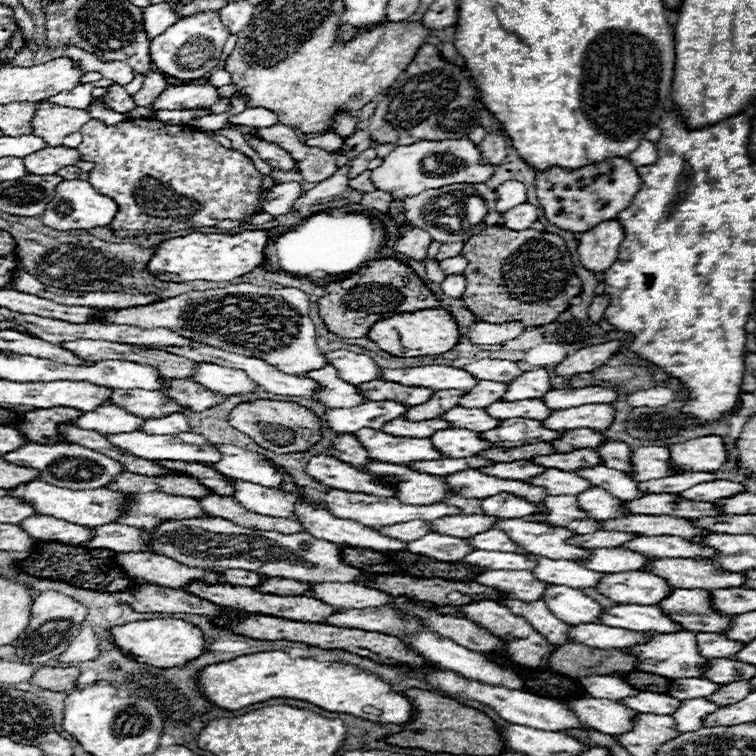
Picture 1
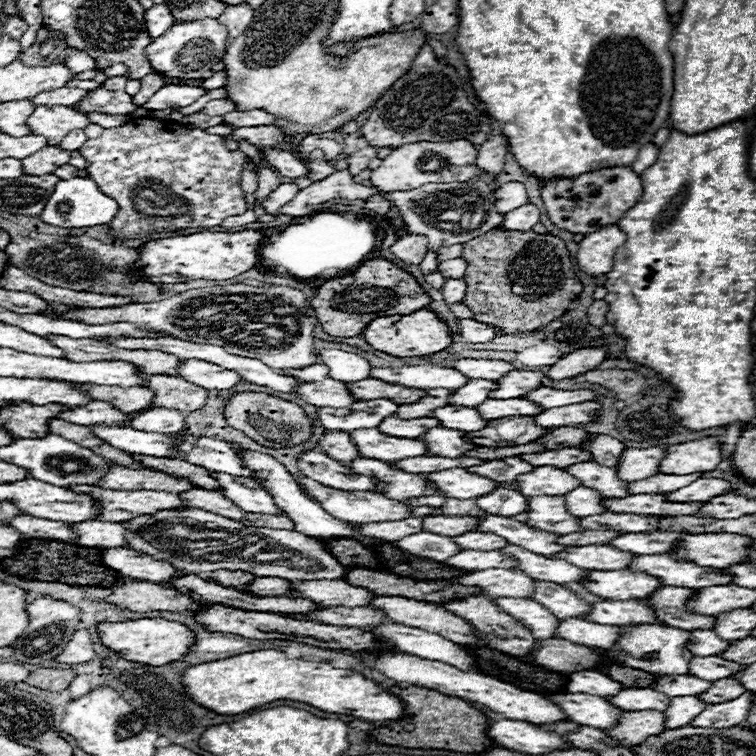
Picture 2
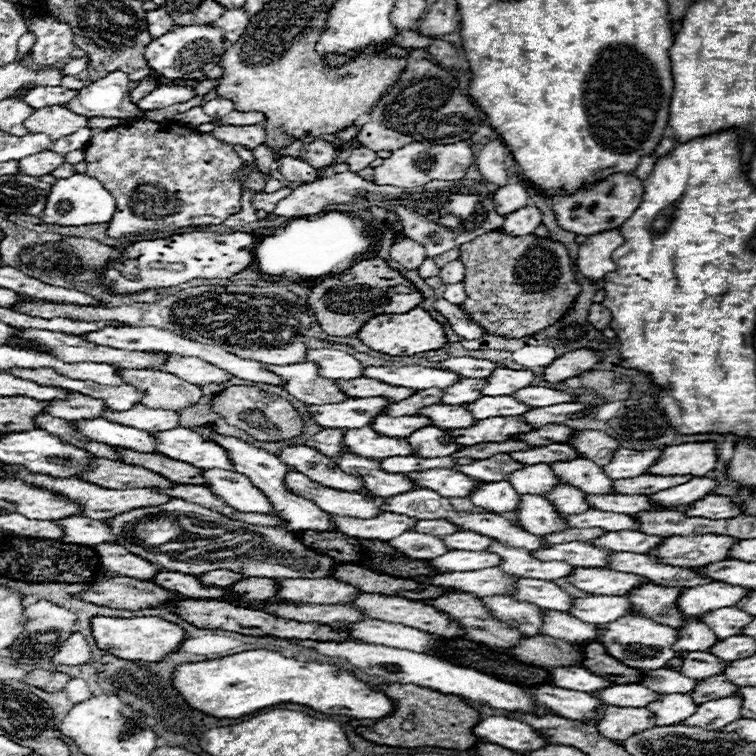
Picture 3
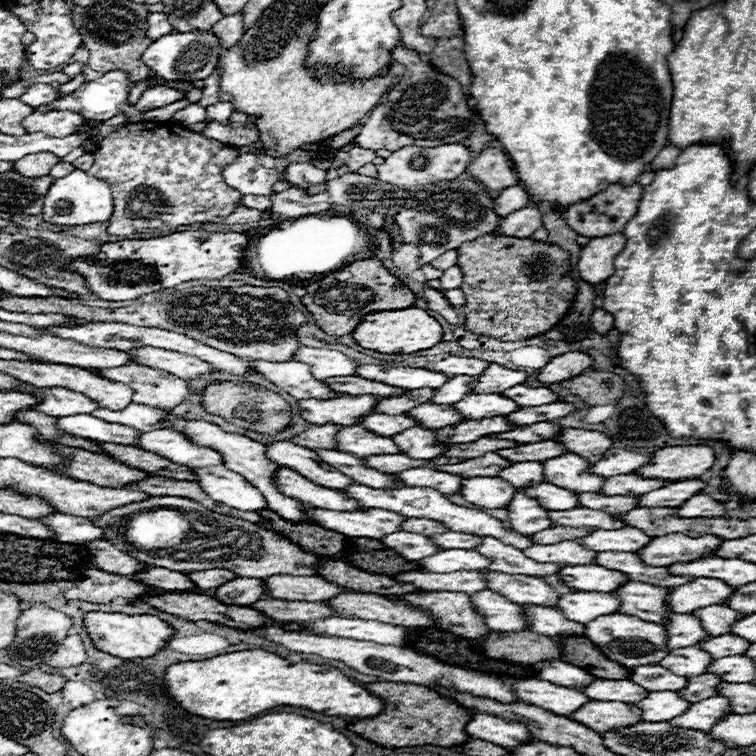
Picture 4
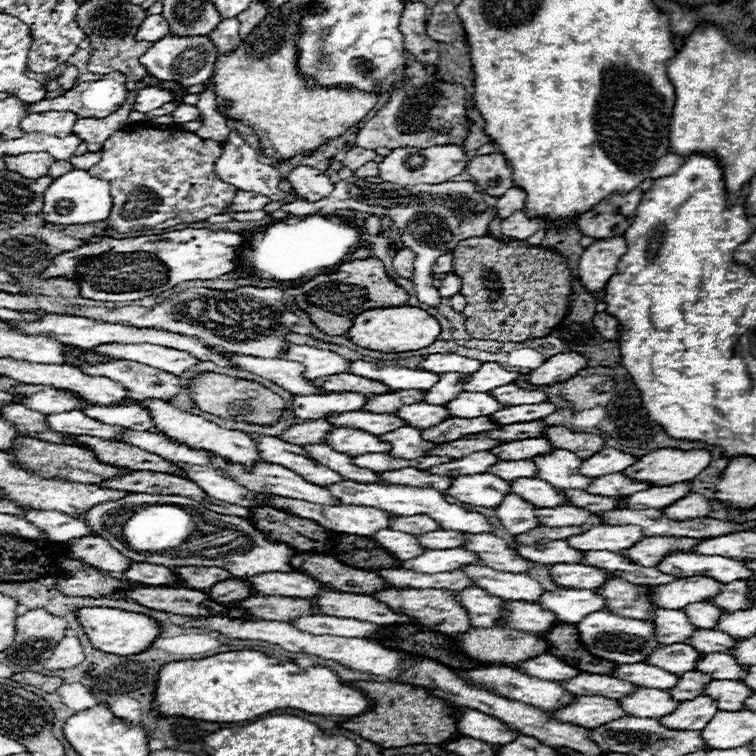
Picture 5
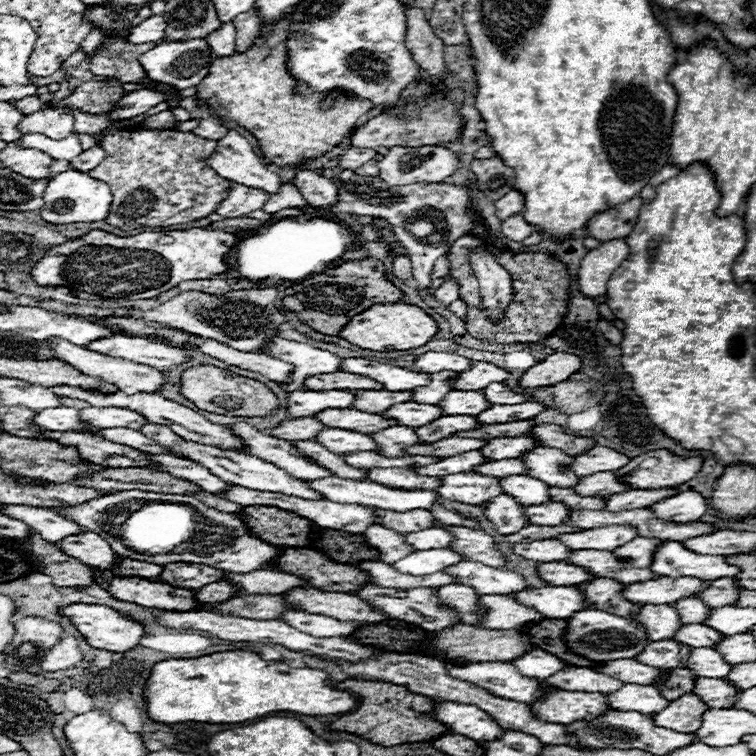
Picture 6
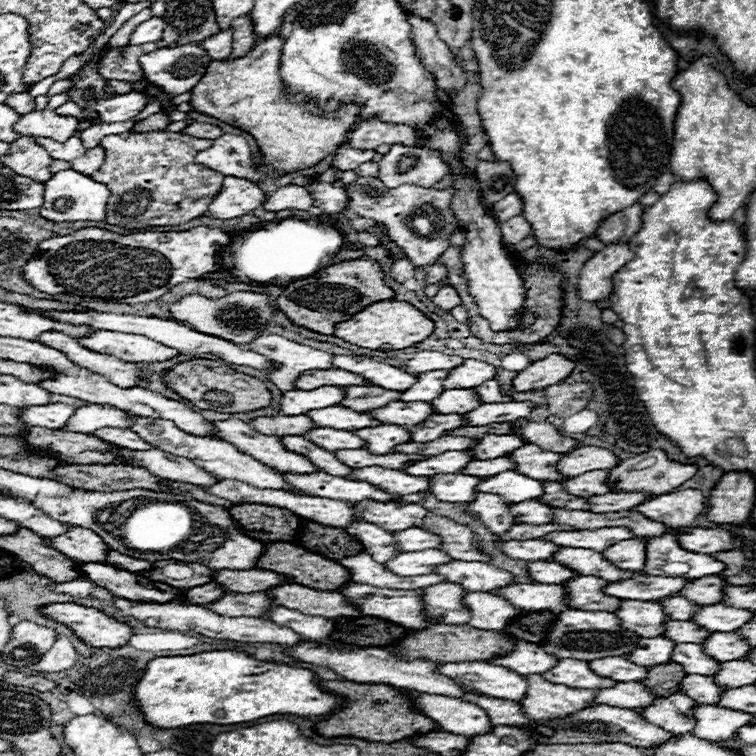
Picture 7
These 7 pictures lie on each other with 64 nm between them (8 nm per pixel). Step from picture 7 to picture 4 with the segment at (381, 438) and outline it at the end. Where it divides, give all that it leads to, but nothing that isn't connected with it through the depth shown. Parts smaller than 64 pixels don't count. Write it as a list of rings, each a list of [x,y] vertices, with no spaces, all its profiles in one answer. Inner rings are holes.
[[[422,426],[406,430],[404,434],[396,434],[396,436],[392,436],[392,440],[396,440],[396,446],[400,446],[400,450],[404,450],[404,454],[408,454],[410,458],[416,458],[416,460],[438,458],[440,454],[444,454],[450,448],[448,444],[436,440],[436,430],[422,428]]]

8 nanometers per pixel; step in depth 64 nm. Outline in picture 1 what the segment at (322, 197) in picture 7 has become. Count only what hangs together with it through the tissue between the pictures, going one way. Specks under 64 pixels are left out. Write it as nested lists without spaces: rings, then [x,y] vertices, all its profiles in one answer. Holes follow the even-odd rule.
[[[244,134],[244,138],[246,138],[246,142],[258,152],[258,156],[264,160],[264,162],[268,162],[272,168],[280,168],[280,170],[296,170],[296,164],[294,164],[294,160],[290,158],[290,154],[286,152],[286,150],[282,150],[280,146],[276,146],[276,144],[272,144],[272,142],[264,142],[264,140],[260,140],[256,134]]]

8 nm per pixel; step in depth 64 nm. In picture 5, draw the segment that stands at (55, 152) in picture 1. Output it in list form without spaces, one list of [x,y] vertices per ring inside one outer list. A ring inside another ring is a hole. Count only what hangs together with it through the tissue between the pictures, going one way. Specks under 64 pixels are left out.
[[[32,152],[32,154],[20,154],[20,158],[2,158],[8,166],[8,170],[14,170],[22,174],[24,178],[42,178],[48,176],[50,166],[56,162],[48,152]]]

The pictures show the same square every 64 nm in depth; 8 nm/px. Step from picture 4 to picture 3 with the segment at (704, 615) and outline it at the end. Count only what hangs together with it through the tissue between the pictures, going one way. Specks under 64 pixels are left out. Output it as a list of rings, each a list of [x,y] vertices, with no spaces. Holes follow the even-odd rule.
[[[720,608],[714,610],[712,614],[702,614],[702,618],[708,624],[708,628],[714,630],[714,634],[720,640],[724,640],[728,636],[740,636],[742,628],[748,626],[754,616],[740,608]]]

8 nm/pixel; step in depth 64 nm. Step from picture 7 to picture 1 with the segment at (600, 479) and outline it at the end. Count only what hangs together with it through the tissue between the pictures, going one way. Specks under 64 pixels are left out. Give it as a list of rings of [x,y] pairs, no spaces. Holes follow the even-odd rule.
[[[684,472],[684,474],[674,474],[668,478],[658,478],[658,480],[644,480],[640,482],[640,486],[656,494],[680,494],[696,484],[712,482],[712,480],[716,480],[714,472]]]

